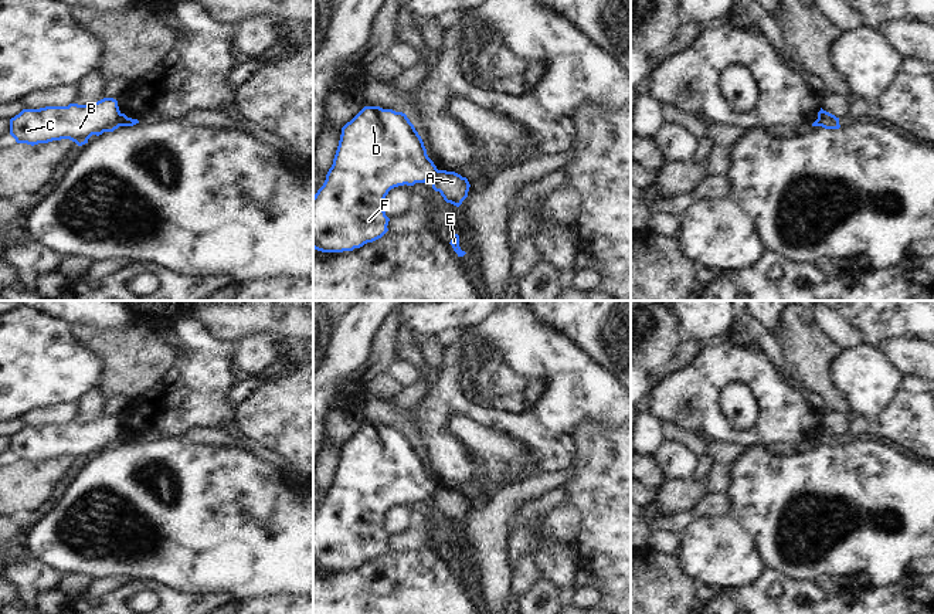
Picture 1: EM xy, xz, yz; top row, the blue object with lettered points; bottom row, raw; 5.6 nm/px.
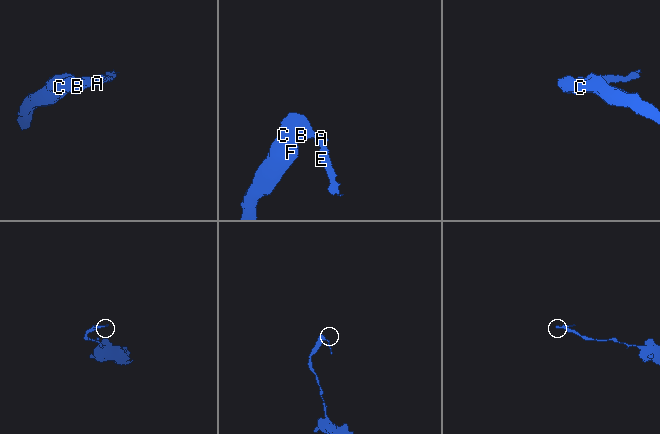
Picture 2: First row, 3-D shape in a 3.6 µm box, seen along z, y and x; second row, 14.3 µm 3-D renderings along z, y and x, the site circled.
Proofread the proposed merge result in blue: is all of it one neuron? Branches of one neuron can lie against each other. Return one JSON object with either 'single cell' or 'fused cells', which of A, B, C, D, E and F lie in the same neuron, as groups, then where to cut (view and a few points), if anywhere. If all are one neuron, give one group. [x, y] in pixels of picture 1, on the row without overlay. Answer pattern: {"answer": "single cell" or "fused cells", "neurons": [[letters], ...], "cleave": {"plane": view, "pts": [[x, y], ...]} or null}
{"answer": "fused cells", "neurons": [["A", "E"], ["B", "C", "D", "F"]], "cleave": {"plane": "xy", "pts": [[121, 431], [118, 443]]}}

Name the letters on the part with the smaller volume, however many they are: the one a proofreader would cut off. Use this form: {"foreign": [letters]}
{"foreign": ["A", "E"]}

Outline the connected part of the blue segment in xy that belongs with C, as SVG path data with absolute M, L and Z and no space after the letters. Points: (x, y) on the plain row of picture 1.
M103 415L91 423L23 427L10 437L10 452L17 461L31 464L61 457L82 464L92 452L99 454L118 447L119 435L120 428L113 415Z

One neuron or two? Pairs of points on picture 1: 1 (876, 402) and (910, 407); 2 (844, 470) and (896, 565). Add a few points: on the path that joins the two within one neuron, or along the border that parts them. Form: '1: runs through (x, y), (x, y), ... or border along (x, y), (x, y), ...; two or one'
1: border along (904, 376), (895, 400), (875, 423); two
2: runs through (870, 497), (906, 516), (906, 529), (897, 538); one

